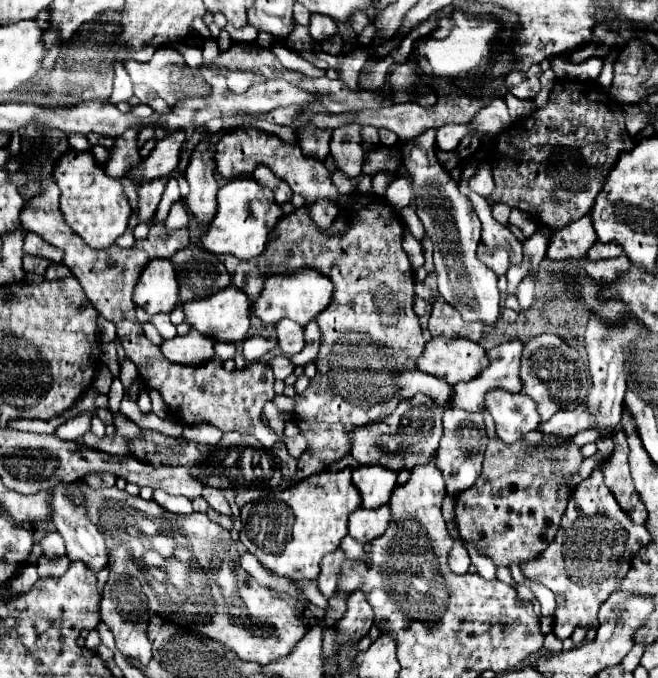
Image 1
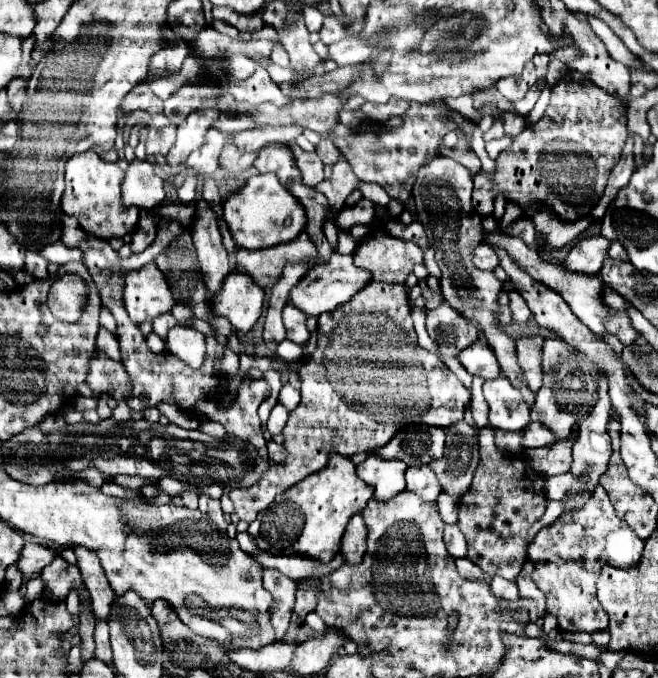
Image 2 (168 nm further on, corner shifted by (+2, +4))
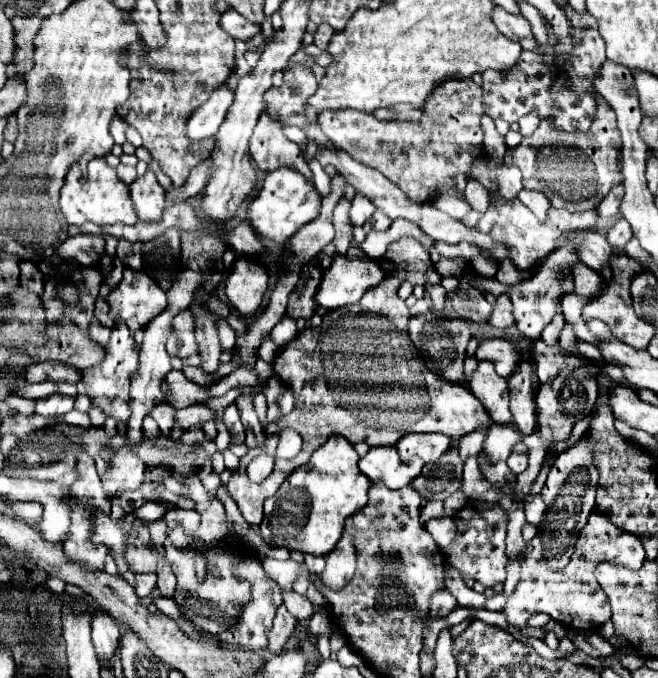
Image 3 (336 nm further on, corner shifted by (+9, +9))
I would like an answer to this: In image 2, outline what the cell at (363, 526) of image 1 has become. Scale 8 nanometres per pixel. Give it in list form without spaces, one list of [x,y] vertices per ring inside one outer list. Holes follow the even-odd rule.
[[[357,513],[347,523],[341,543],[341,553],[345,555],[347,563],[359,563],[365,555],[365,549],[367,549],[367,525],[363,515]]]

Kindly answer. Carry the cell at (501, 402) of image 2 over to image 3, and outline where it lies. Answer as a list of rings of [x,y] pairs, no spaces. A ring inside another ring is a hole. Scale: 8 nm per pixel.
[[[480,362],[474,370],[470,382],[470,392],[484,404],[490,418],[498,424],[512,422],[512,414],[508,408],[508,382],[496,374],[492,362]]]

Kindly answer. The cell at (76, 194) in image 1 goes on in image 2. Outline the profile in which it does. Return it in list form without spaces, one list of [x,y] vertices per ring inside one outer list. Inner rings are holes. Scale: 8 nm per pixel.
[[[85,151],[85,153],[77,153],[77,155],[69,157],[67,163],[65,163],[65,193],[61,197],[61,209],[65,213],[77,217],[79,225],[83,227],[85,233],[95,235],[99,239],[123,237],[125,233],[133,233],[135,227],[137,227],[139,209],[137,207],[125,207],[121,203],[121,175],[123,175],[123,171],[115,163],[109,163],[109,161],[101,159],[93,151]]]

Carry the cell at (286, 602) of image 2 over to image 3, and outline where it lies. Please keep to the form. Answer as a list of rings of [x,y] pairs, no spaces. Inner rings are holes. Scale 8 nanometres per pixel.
[[[240,562],[234,570],[236,578],[242,578],[242,580],[248,580],[252,584],[252,598],[248,604],[244,604],[240,608],[240,614],[238,614],[238,622],[228,628],[228,630],[222,630],[218,634],[218,640],[220,642],[226,642],[226,644],[234,644],[234,646],[240,646],[244,650],[252,650],[252,652],[258,652],[258,650],[264,650],[266,648],[266,630],[272,626],[272,620],[274,620],[274,614],[278,610],[278,606],[282,604],[282,588],[270,580],[268,576],[256,576],[256,562]]]

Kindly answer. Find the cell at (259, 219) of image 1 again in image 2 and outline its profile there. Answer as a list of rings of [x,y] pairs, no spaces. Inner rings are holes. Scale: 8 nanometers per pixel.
[[[265,173],[265,175],[255,175],[251,177],[239,193],[233,193],[225,203],[223,203],[223,221],[229,227],[229,233],[235,241],[237,247],[257,251],[257,249],[267,249],[279,243],[287,243],[293,237],[297,237],[305,225],[307,217],[299,201],[279,183],[277,175]]]

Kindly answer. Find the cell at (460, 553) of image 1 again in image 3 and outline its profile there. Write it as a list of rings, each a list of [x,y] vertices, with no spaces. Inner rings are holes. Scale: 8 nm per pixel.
[[[440,516],[440,518],[430,518],[426,522],[426,530],[430,532],[430,536],[434,538],[434,542],[440,546],[440,548],[446,548],[452,540],[454,540],[454,534],[456,534],[456,524],[450,516]]]

